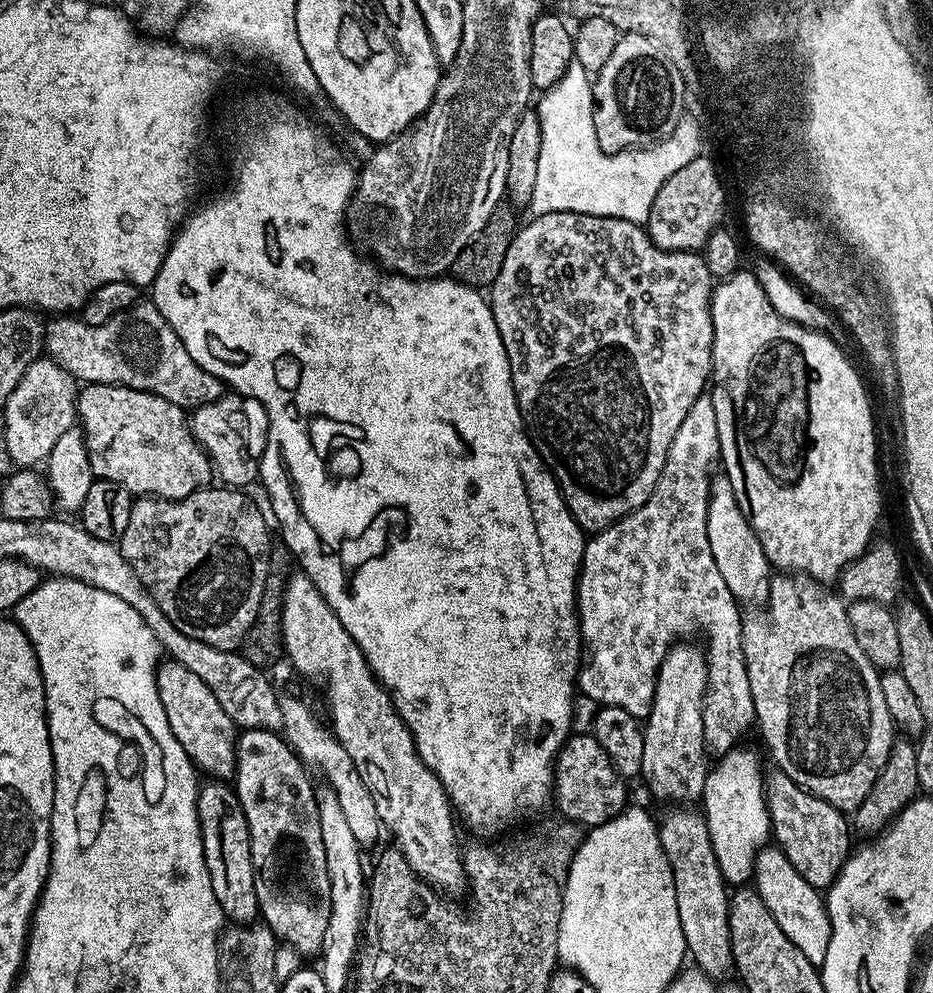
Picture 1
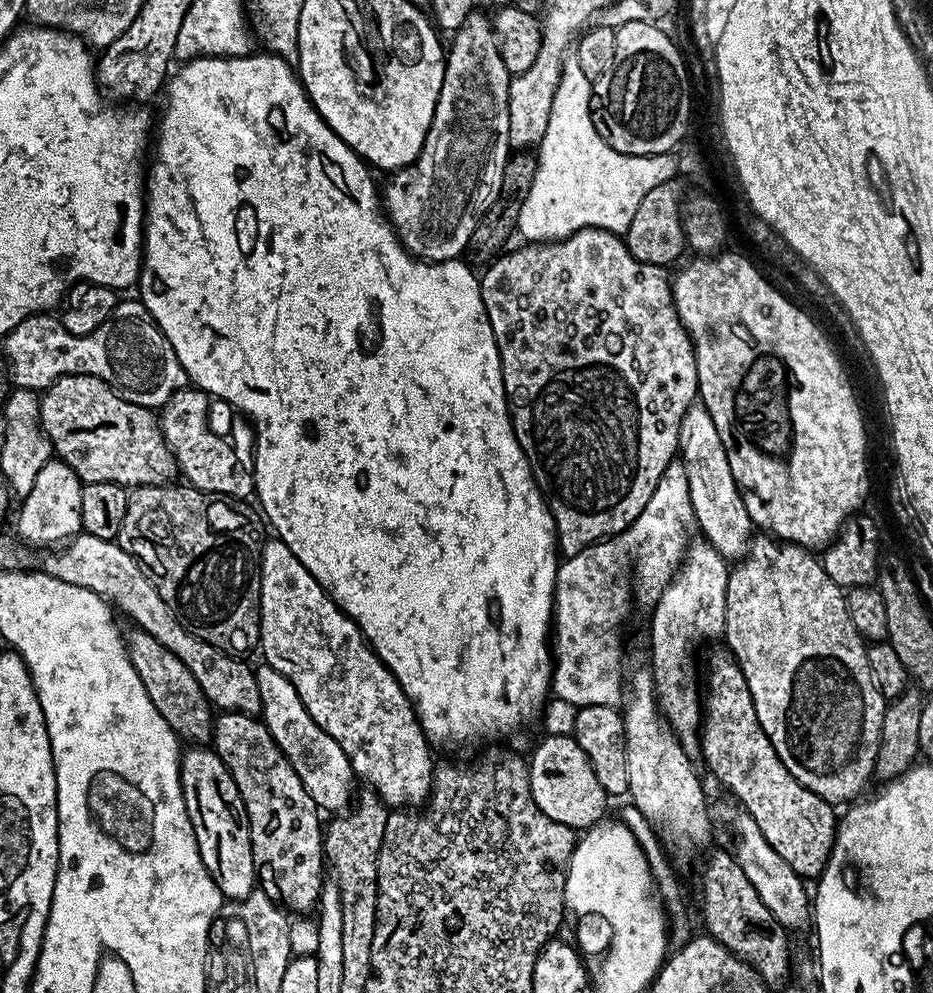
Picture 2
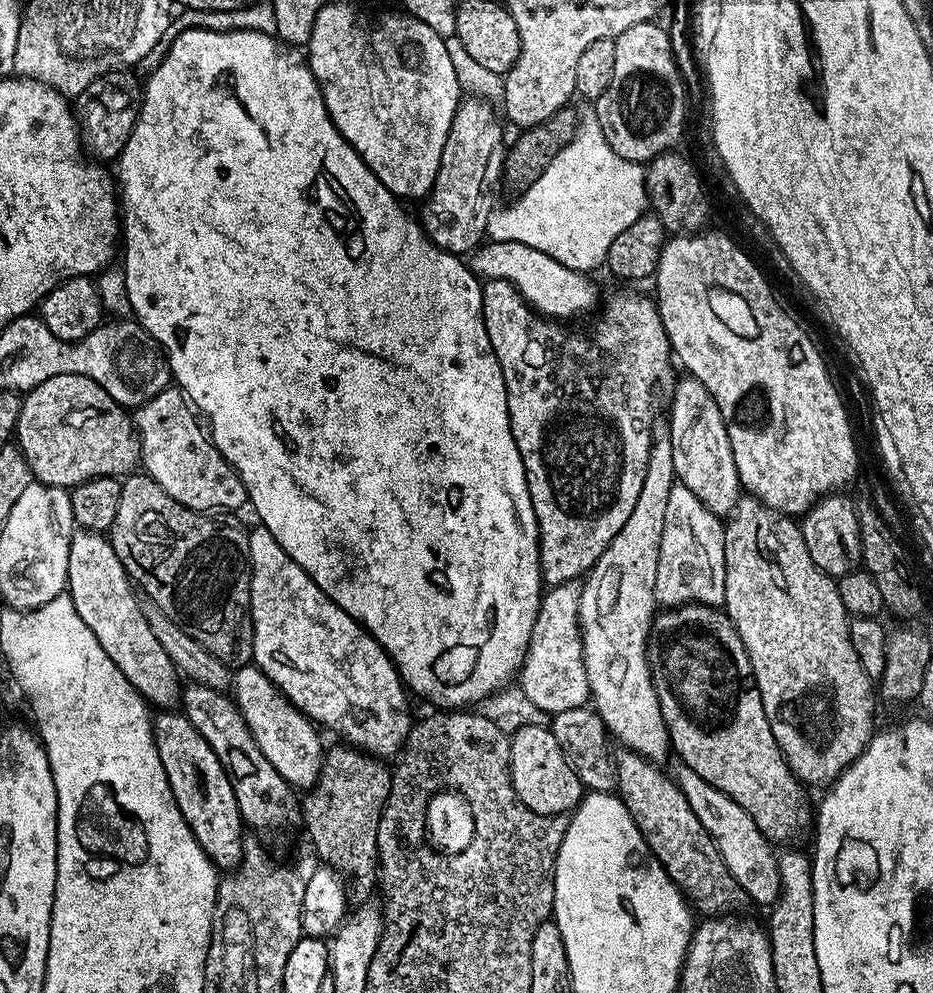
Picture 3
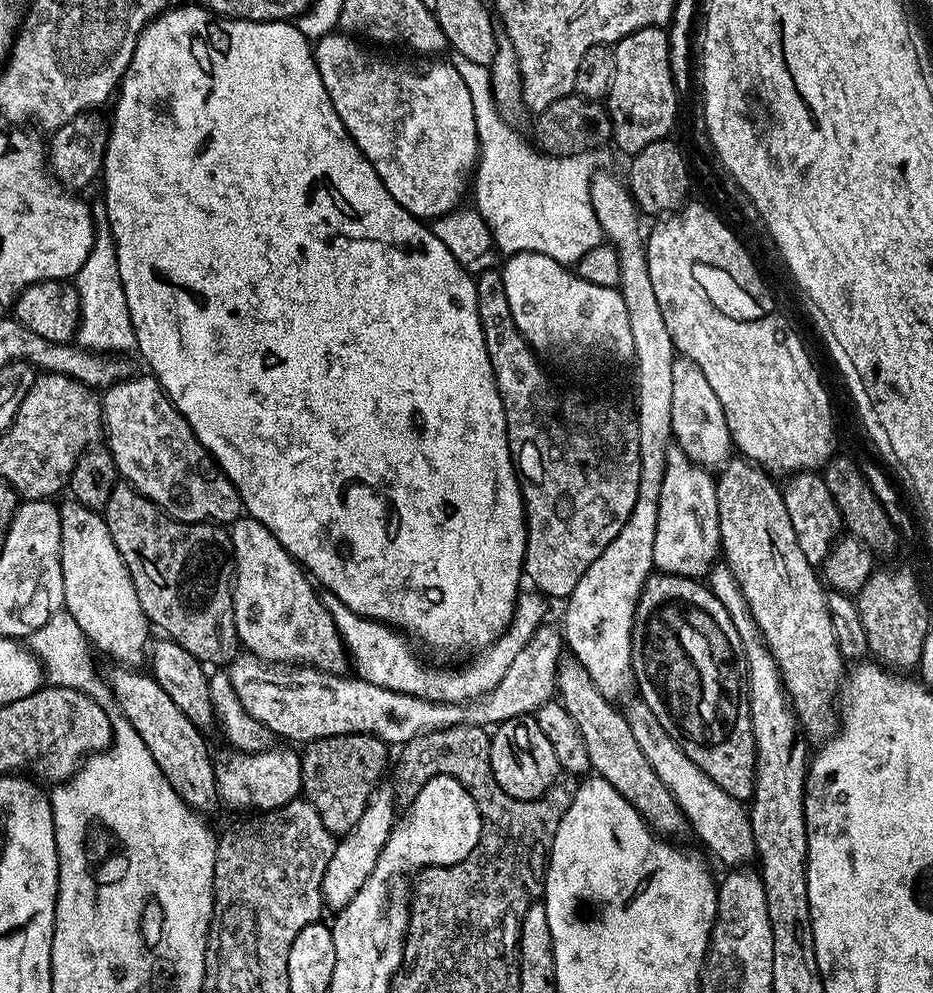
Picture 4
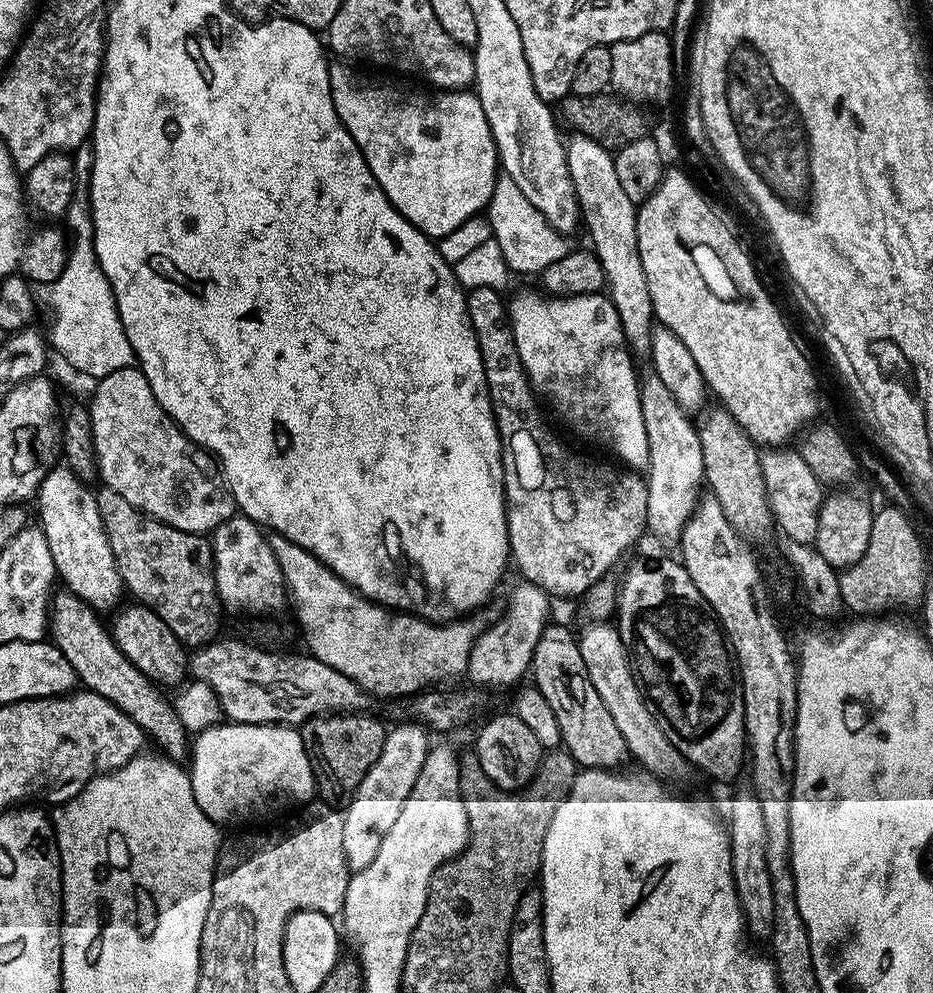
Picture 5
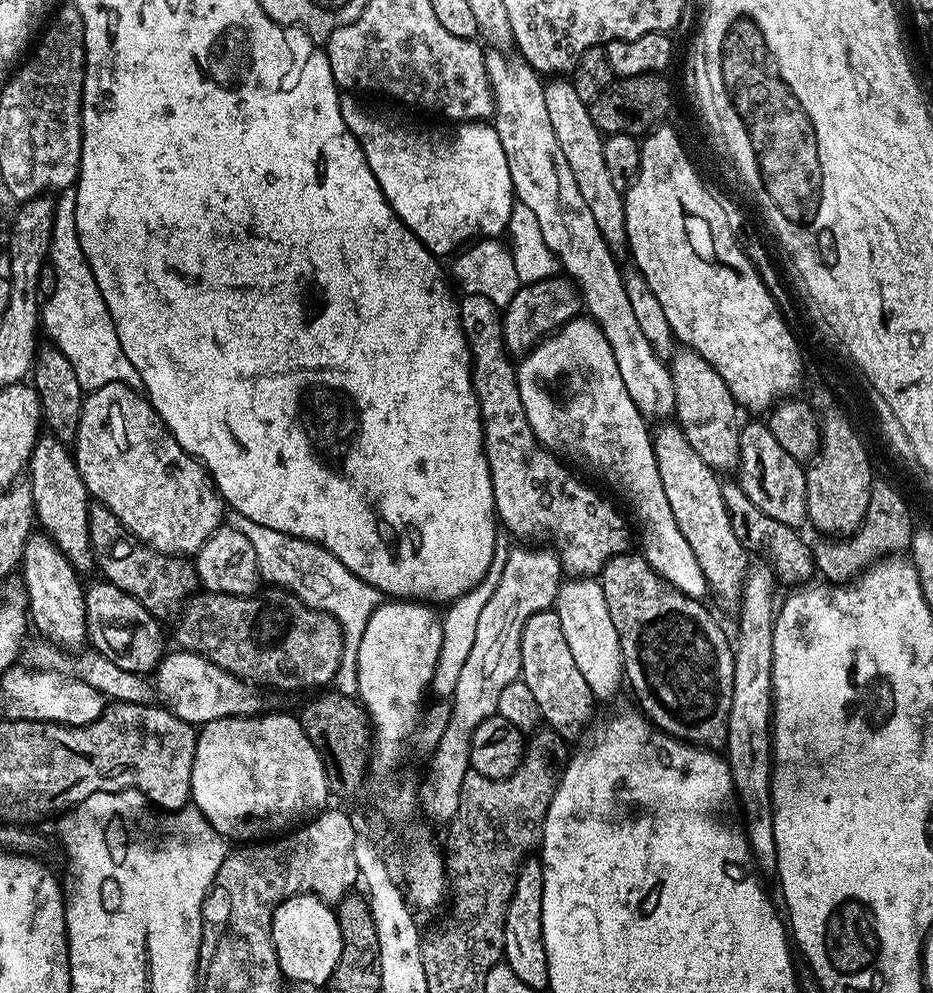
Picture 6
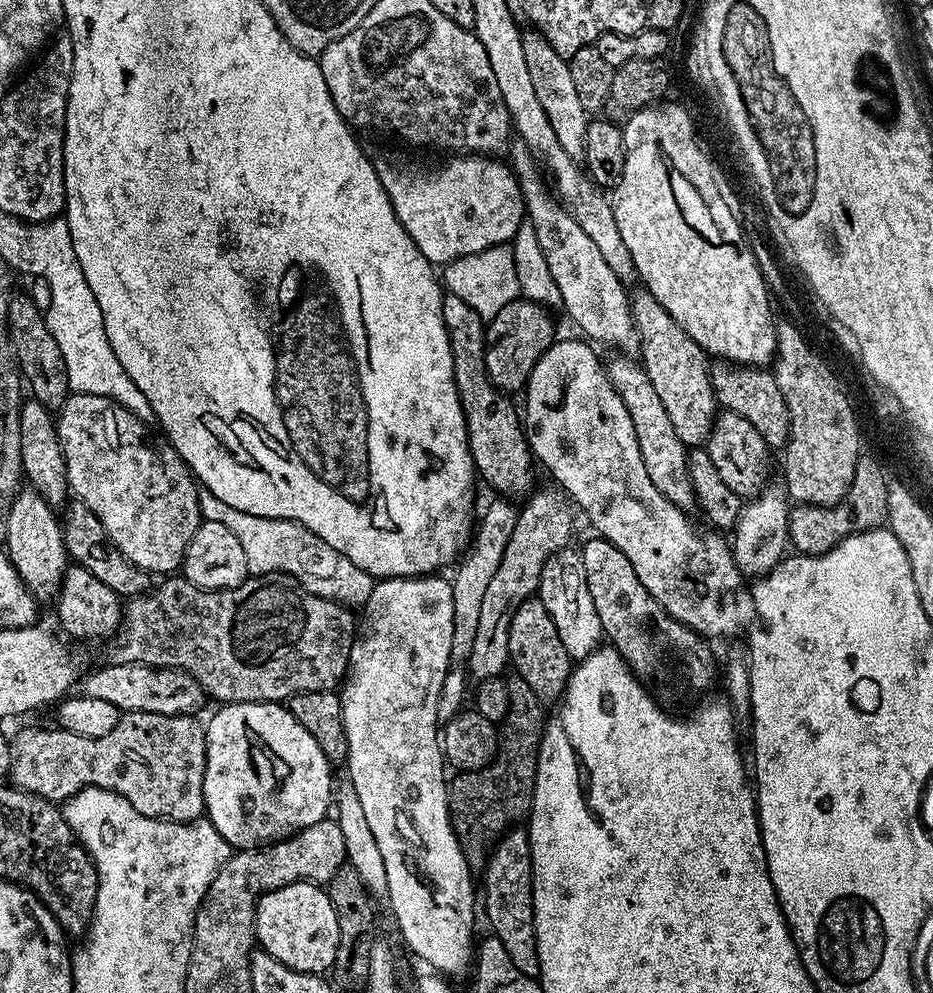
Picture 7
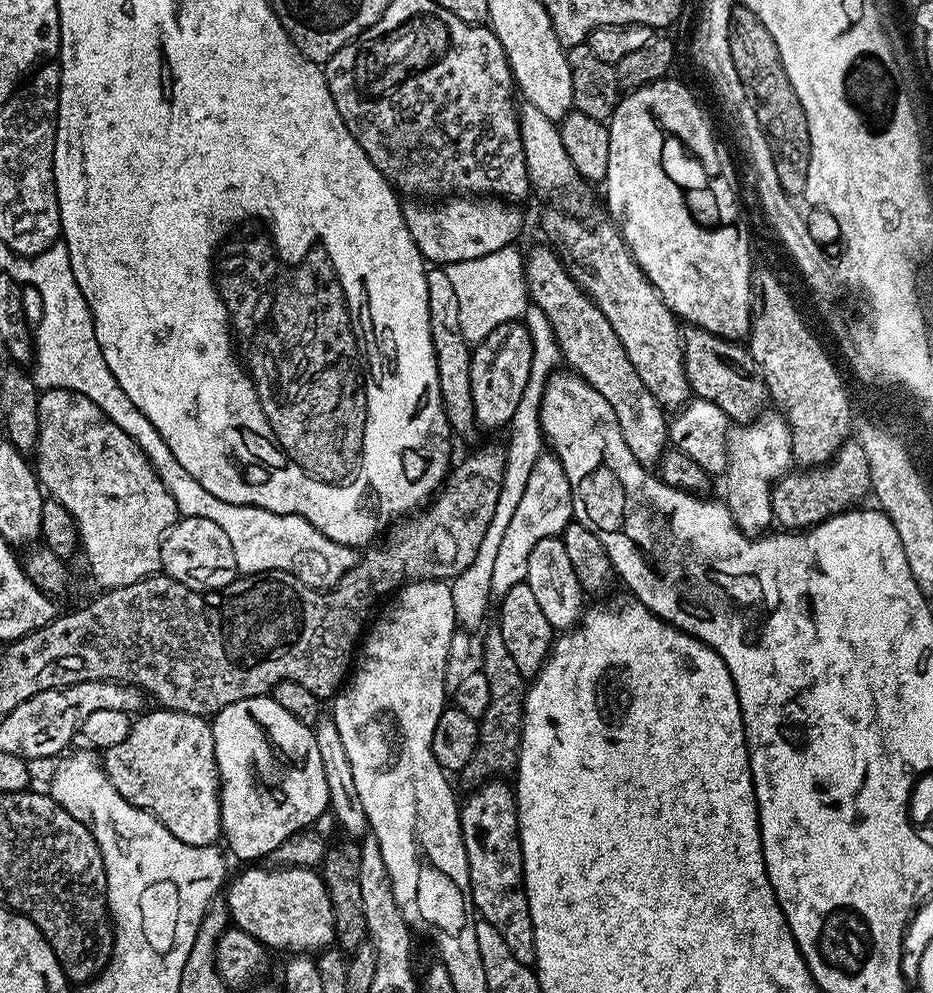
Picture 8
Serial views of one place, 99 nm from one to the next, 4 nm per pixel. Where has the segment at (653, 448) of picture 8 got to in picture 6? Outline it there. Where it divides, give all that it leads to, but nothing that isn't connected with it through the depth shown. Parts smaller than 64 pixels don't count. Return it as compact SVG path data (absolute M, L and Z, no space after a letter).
M678 423L661 424L664 425L652 432L652 445L658 474L662 478L662 490L666 490L666 502L670 502L670 510L674 510L674 522L678 522L682 538L690 542L690 550L694 550L694 558L698 558L702 574L706 574L711 595L735 605L744 591L744 576L748 573L750 552L738 534L734 534L734 526L722 498L721 477L715 468L706 466L706 462L694 454L694 446L686 442L684 431Z

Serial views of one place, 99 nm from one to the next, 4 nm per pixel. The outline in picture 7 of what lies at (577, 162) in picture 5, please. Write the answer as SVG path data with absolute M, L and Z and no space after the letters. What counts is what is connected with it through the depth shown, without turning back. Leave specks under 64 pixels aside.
M528 31L523 33L522 50L526 54L526 70L530 70L530 82L534 86L534 94L538 94L538 102L542 102L546 118L550 118L550 126L554 126L554 134L557 135L562 150L566 150L566 154L571 156L583 157L590 114L578 98L568 60L558 55L554 46L550 46L550 42L546 42L546 38L539 32Z

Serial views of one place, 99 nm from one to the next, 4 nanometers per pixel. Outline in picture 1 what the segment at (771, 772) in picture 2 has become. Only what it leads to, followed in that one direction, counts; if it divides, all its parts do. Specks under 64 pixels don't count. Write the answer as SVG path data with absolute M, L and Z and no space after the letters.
M773 771L773 776L769 775L766 780L766 799L768 801L768 815L772 817L771 839L775 841L781 852L786 854L790 866L810 882L818 890L831 888L832 883L840 876L842 866L850 853L853 851L854 843L848 837L850 832L850 820L839 808L830 806L822 798L815 796L813 792L808 792L802 786L798 786L790 777L782 771Z

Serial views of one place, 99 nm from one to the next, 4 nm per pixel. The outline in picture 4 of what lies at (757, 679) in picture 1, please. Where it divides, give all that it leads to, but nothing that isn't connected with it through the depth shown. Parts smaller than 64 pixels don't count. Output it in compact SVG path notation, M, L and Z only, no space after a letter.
M743 458L729 459L719 469L715 482L722 560L734 574L750 606L750 614L776 659L780 681L788 693L788 701L796 712L803 735L809 741L812 739L823 742L838 731L838 693L846 679L846 661L838 650L838 638L834 638L834 625L830 622L828 609L828 592L817 569L810 562L806 562L806 557L802 555L798 538L794 535L794 526L790 526L790 514L786 514L781 485L772 480L775 479L759 464Z

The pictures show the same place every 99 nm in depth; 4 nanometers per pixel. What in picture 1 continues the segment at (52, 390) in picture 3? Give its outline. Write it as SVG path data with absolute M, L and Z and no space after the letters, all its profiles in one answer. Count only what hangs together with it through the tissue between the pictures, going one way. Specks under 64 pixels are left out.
M85 383L76 397L76 415L88 446L93 477L118 482L137 497L155 496L161 500L181 500L199 488L209 487L211 480L208 479L214 476L212 461L192 436L185 409L174 402L153 392L124 388L121 384Z

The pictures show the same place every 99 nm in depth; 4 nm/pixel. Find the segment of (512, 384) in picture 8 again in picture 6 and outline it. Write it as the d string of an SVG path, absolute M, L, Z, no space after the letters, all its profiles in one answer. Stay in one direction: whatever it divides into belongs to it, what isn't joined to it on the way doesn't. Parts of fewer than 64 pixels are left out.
M557 274L533 284L521 284L502 312L504 345L513 357L523 357L541 338L555 332L568 320L575 320L581 312L580 289L567 275Z

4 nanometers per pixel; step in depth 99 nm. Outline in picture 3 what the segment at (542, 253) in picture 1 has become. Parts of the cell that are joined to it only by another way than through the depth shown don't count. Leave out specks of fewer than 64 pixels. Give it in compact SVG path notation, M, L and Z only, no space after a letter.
M488 280L482 287L482 314L486 322L486 334L498 358L498 366L502 366L502 378L506 382L508 391L510 430L524 463L530 502L534 506L540 531L540 578L545 585L555 586L571 580L579 581L589 572L594 562L598 562L598 558L606 550L606 546L610 546L614 534L618 534L618 530L626 526L626 518L630 518L630 513L634 511L634 506L638 502L638 493L642 491L642 482L646 479L646 464L650 462L652 434L657 423L655 422L656 387L659 386L660 379L667 374L668 363L673 363L674 360L672 345L668 343L668 335L662 324L657 301L651 295L648 296L643 296L640 292L620 292L609 300L607 297L599 309L600 317L593 322L587 336L584 332L571 332L568 329L571 327L541 316L521 298L519 290L510 282Z

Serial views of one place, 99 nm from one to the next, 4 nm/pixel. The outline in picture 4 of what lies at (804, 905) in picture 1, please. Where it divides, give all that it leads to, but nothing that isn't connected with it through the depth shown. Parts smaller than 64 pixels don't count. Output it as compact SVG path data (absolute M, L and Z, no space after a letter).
M643 702L635 703L626 708L628 725L634 734L634 742L638 742L642 754L646 754L646 762L654 766L654 774L658 774L658 778L666 782L670 794L674 794L678 806L688 820L691 831L696 831L697 838L722 863L728 864L724 866L747 865L748 859L756 856L756 843L752 837L752 821L745 805L735 800L730 794L726 794L722 786L714 783L702 769L694 766L694 762L690 762L690 758L686 758L686 754L682 754L674 738L670 738L670 734L662 730L650 706L646 706Z

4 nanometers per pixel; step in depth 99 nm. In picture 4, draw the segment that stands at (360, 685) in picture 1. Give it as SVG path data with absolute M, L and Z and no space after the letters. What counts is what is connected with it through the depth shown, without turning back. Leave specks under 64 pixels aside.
M241 515L240 519L230 525L230 535L234 561L232 605L241 645L269 666L307 666L318 668L321 672L347 673L350 657L344 647L344 640L323 599L319 595L316 597L317 589L308 573L282 547L278 538L274 538L274 534L270 534L270 530L266 530L266 526L262 526L262 522L253 516Z

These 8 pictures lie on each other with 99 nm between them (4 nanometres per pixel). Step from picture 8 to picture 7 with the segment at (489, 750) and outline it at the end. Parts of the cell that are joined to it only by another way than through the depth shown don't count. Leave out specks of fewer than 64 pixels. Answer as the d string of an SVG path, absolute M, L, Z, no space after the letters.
M515 674L509 676L506 683L510 694L510 706L498 732L495 758L476 772L457 771L456 777L451 777L448 785L448 815L452 817L452 828L460 840L464 856L472 866L483 865L486 853L493 841L497 839L498 834L513 827L517 822L523 821L532 811L532 792L536 789L536 763L540 753L540 739L544 736L546 723L545 705L534 694L534 690L526 686L522 677Z

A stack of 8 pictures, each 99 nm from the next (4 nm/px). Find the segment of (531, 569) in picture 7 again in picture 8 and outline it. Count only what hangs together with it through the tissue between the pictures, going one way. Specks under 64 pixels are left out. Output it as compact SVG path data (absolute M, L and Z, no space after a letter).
M545 454L534 462L534 470L530 470L530 482L526 482L526 491L518 501L512 521L498 546L498 554L494 561L494 574L490 577L493 597L502 598L514 586L525 583L528 579L530 552L542 538L560 536L567 524L573 523L572 487L566 478L566 470L562 470L560 461L555 455Z

